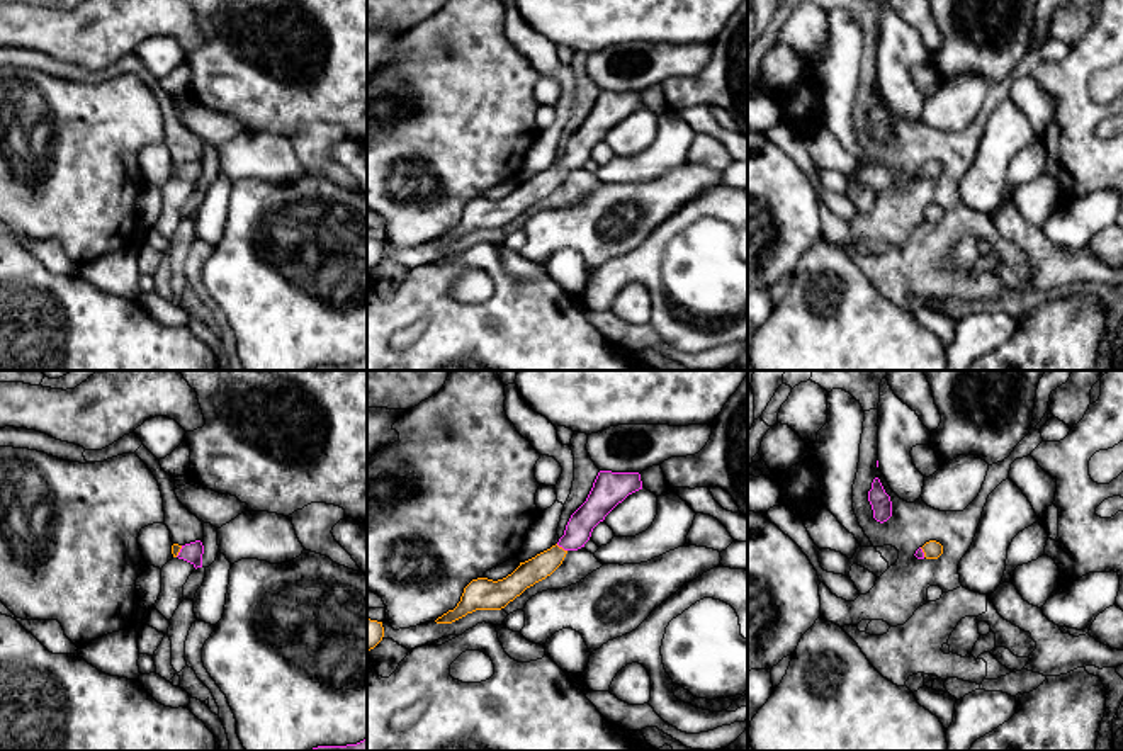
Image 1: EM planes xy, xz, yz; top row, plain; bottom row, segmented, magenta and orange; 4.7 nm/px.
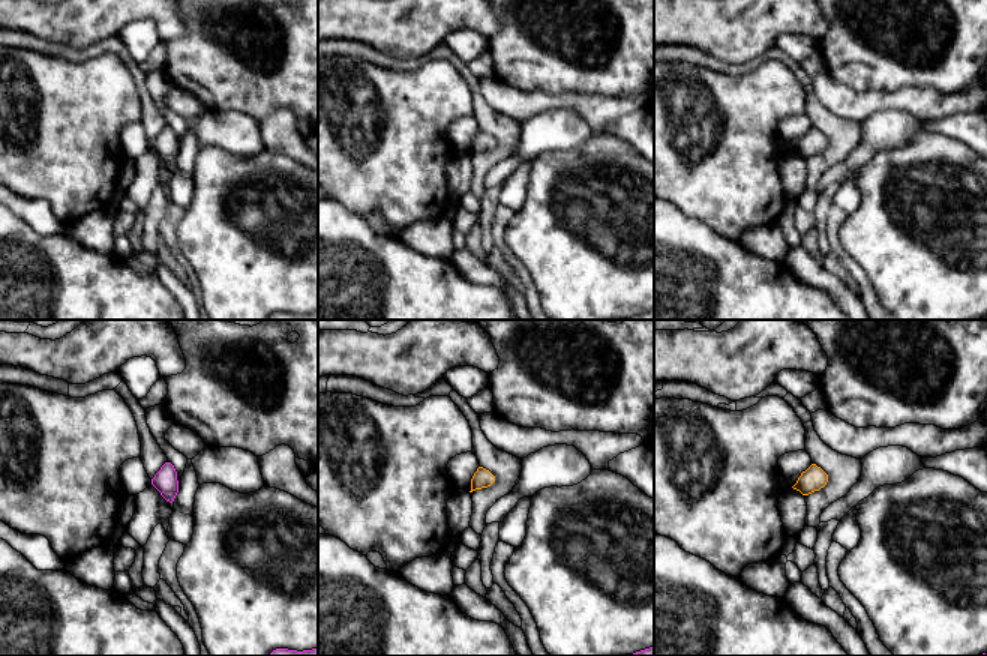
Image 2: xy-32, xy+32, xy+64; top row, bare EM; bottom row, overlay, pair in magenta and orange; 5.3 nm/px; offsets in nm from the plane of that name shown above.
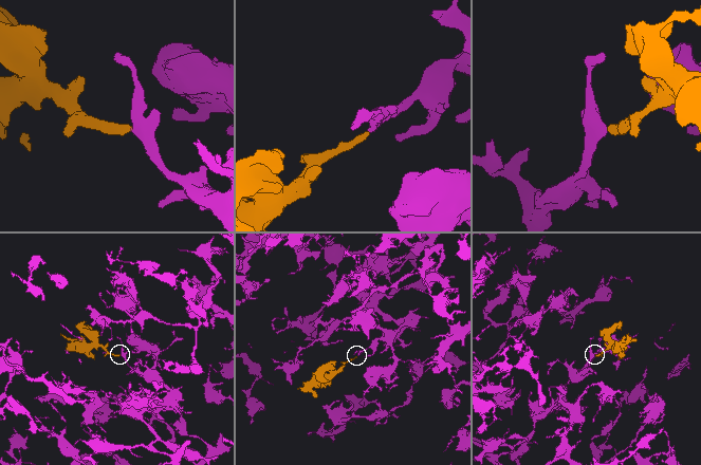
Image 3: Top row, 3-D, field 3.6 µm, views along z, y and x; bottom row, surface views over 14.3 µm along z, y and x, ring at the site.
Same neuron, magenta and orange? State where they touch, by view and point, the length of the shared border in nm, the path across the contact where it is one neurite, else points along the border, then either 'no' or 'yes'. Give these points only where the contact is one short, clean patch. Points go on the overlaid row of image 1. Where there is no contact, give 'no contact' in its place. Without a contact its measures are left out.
contact xz (561, 546); length 70 nm; way xz (578, 530), (561, 546), (541, 566); yes

